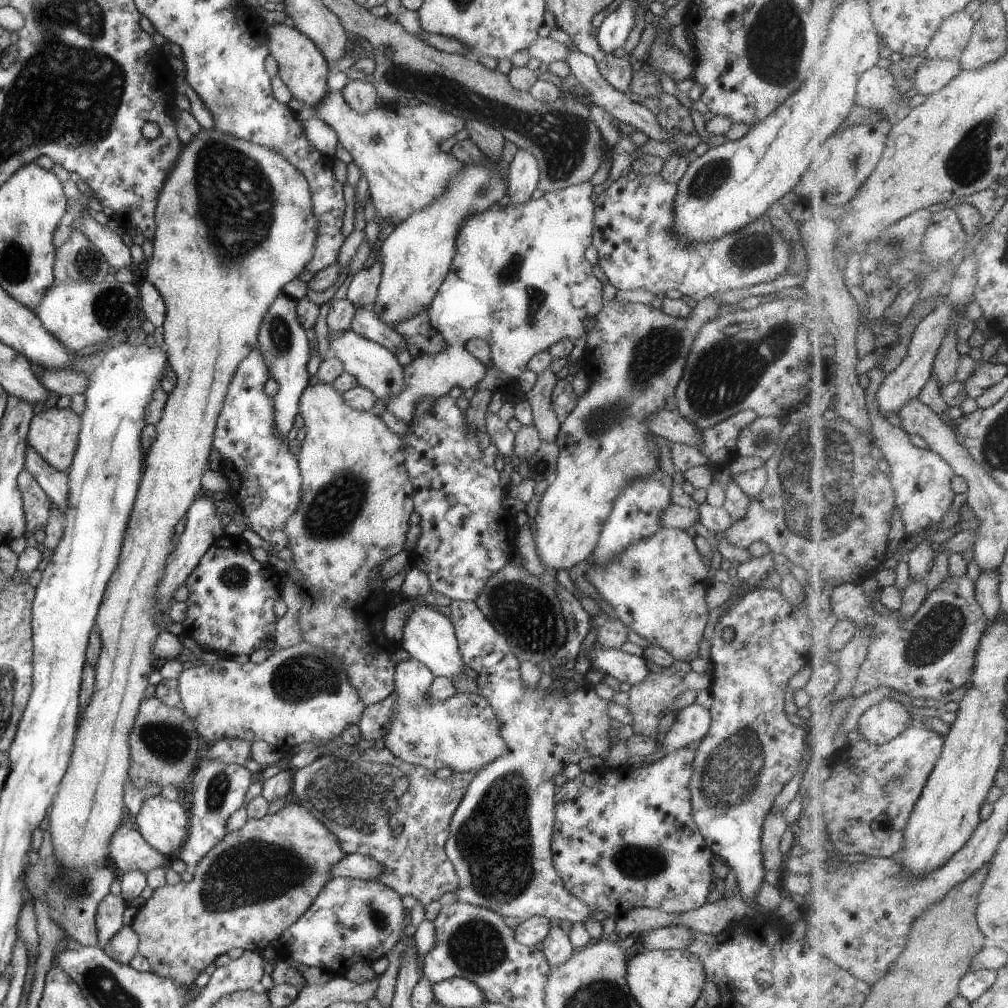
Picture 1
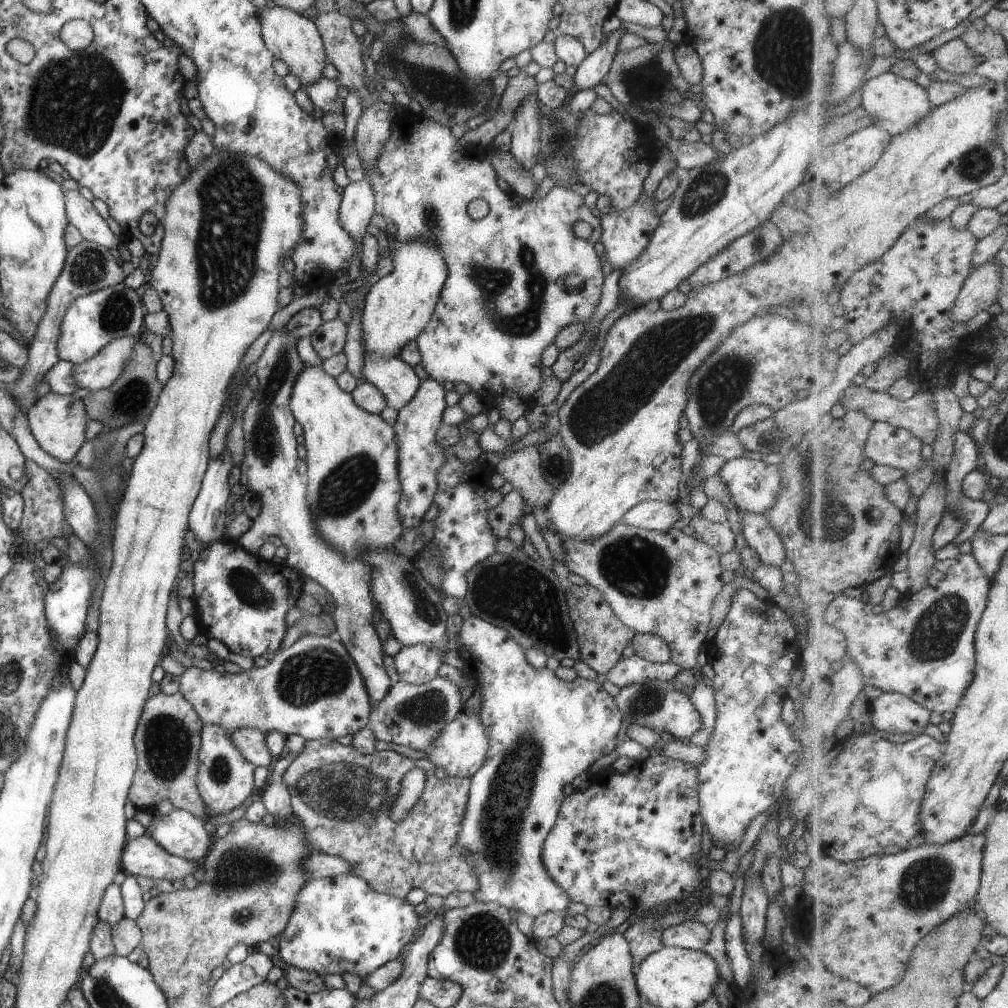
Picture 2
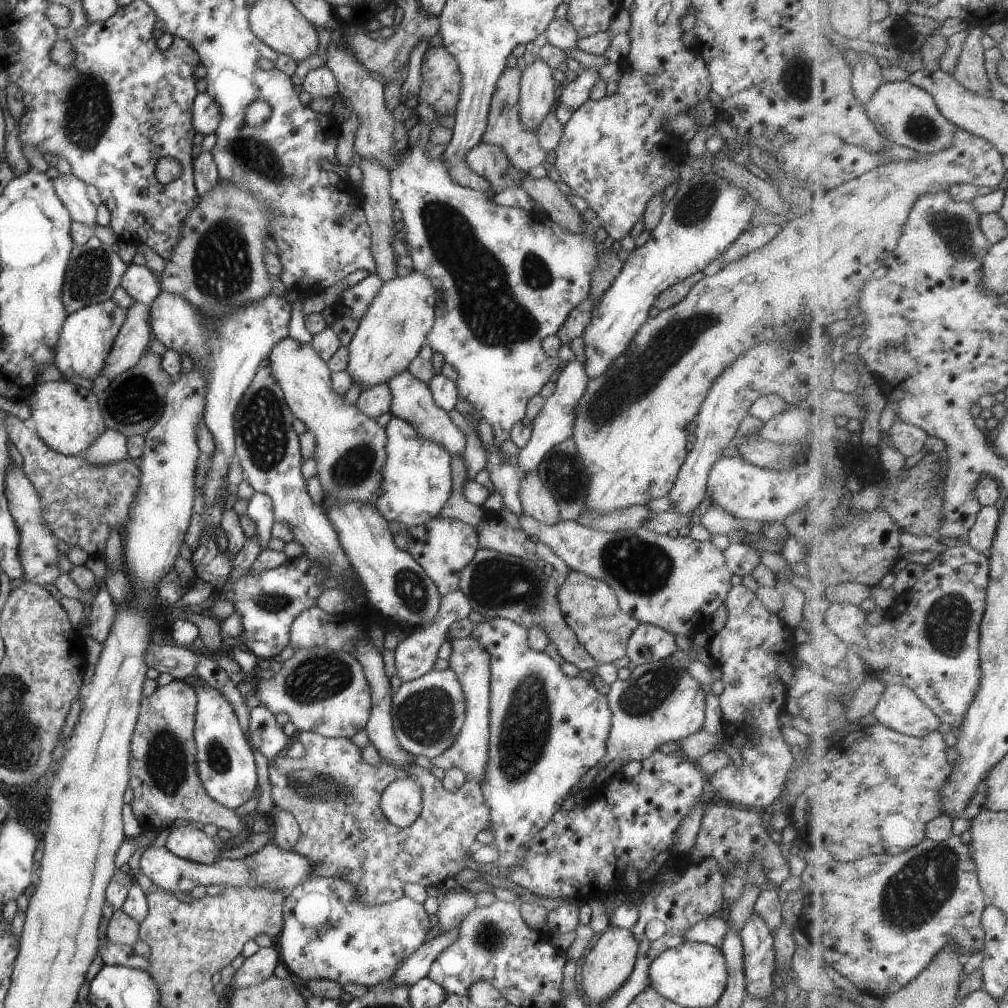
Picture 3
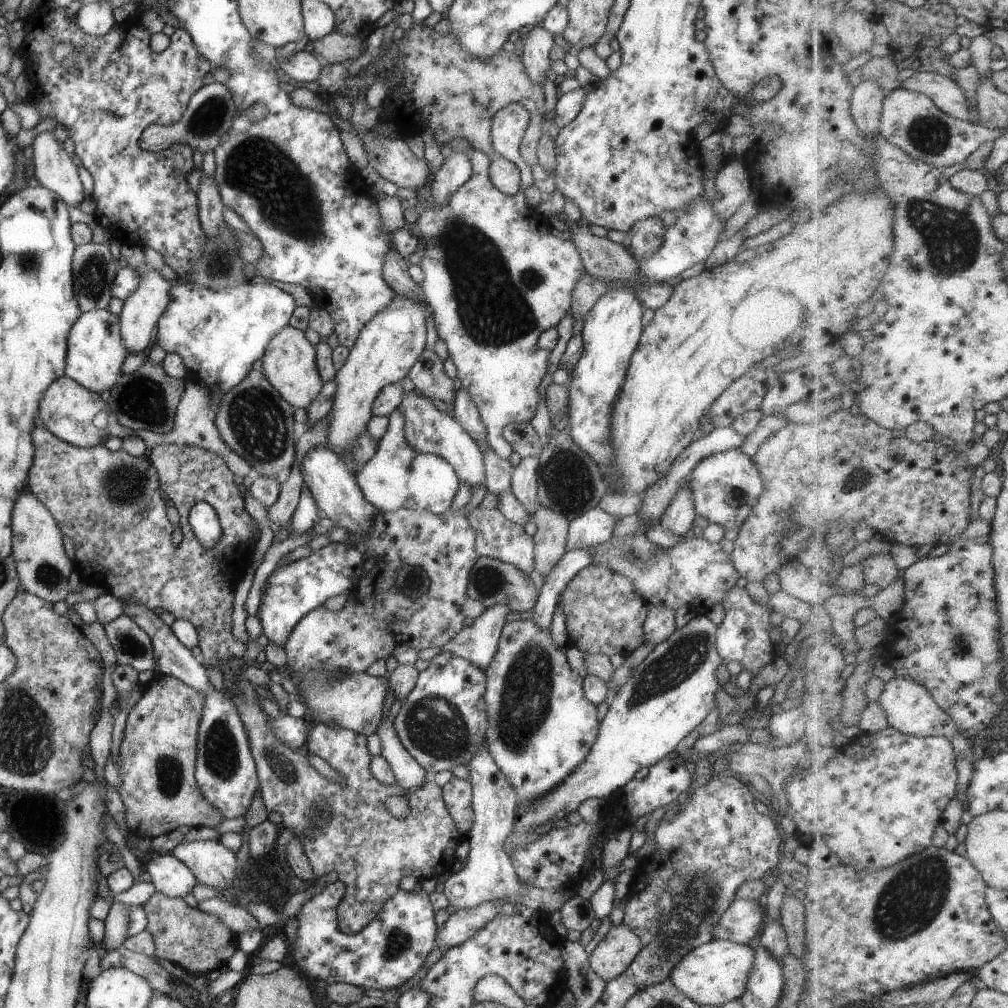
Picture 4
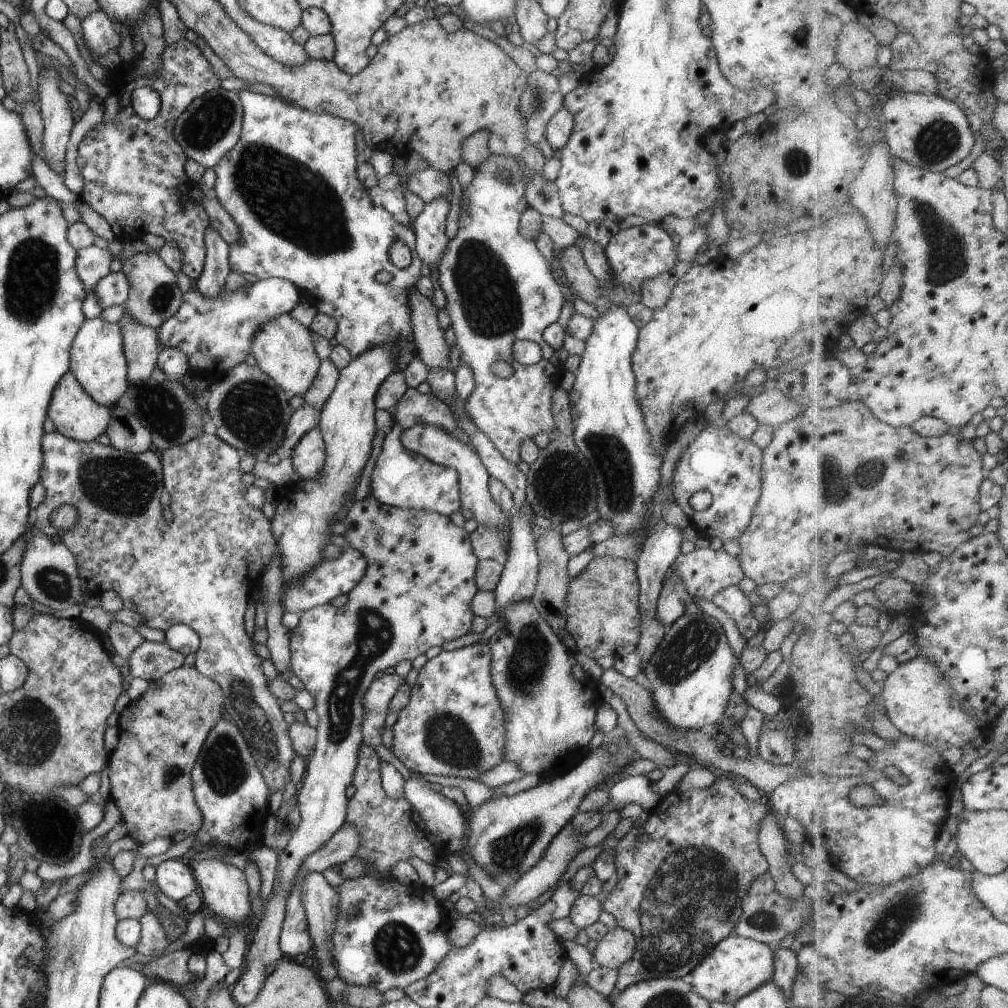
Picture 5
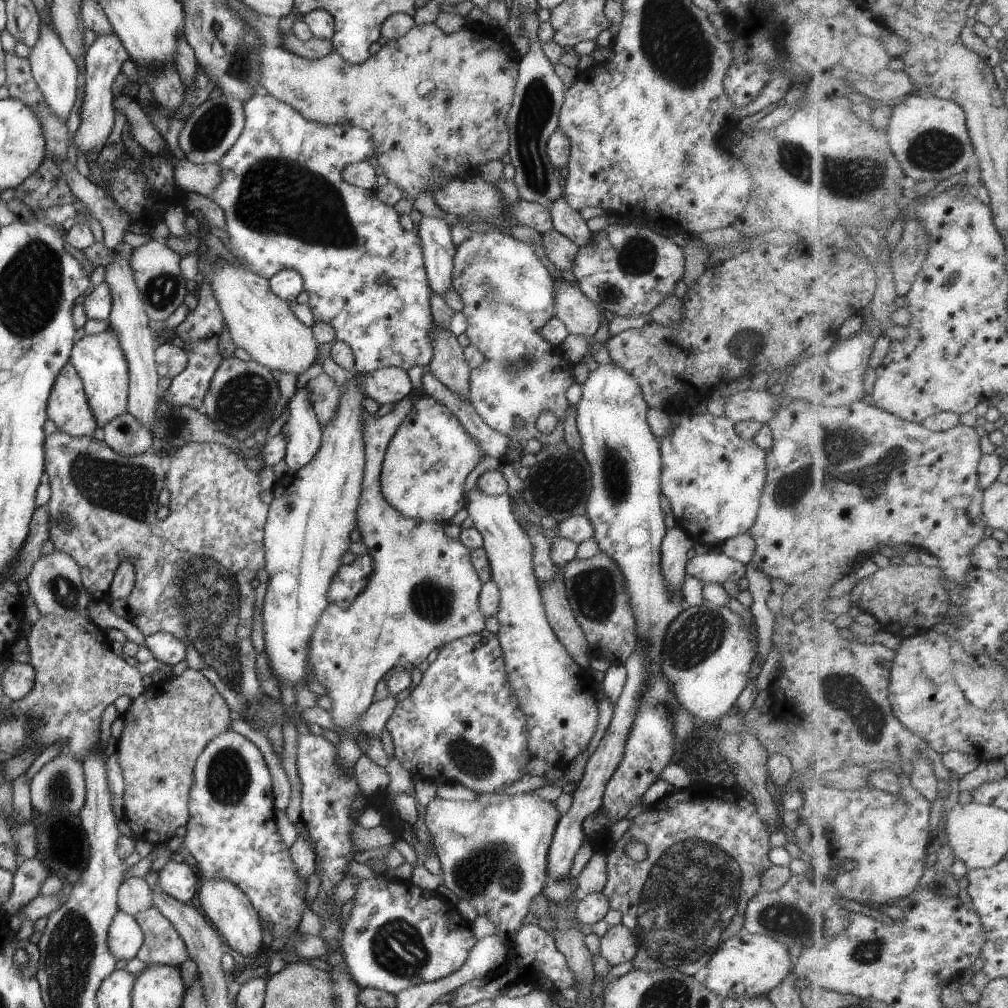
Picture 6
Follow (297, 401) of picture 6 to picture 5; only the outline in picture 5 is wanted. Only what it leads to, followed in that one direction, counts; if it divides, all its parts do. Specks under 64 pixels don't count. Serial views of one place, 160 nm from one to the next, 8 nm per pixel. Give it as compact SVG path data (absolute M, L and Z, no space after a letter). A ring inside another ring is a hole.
M318 428L307 430L291 454L293 470L302 480L315 480L325 464L325 446Z

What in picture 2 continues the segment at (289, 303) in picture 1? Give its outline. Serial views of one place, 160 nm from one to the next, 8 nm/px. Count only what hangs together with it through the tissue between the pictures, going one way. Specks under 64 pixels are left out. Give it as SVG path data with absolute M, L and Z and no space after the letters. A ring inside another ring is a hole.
M285 325L276 327L258 362L255 362L253 373L257 376L259 385L241 414L245 448L239 483L258 496L260 508L259 515L252 519L249 530L237 541L250 554L257 554L259 547L269 536L277 536L281 545L287 549L287 566L295 574L321 585L333 597L333 636L343 644L349 657L355 662L369 696L370 706L375 706L387 694L391 680L383 668L380 640L372 625L374 603L371 599L371 566L360 559L345 560L339 552L319 540L319 534L315 532L315 522L305 502L303 477L295 468L298 459L295 448L298 440L292 432L296 421L289 410L289 396L295 376L303 367L303 362L297 354L297 338L285 330Z

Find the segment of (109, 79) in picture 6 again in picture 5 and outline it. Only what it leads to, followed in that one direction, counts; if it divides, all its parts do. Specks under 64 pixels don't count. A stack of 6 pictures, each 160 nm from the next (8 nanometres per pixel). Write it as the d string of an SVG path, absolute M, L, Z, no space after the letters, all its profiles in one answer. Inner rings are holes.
M96 9L80 21L85 45L93 59L101 59L109 50L117 51L120 41L118 27L102 9Z

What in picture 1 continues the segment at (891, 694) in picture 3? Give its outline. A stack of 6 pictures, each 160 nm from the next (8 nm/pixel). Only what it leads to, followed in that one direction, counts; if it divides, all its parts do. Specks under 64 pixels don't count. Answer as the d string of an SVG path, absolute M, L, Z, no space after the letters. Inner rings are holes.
M883 699L868 708L861 717L859 733L866 744L884 745L901 736L912 723L908 708L895 699Z

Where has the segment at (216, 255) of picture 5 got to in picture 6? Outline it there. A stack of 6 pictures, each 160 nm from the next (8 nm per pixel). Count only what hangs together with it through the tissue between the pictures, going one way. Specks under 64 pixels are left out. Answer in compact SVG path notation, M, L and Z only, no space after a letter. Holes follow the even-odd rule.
M207 280L199 281L199 283L197 307L195 310L189 311L185 320L172 330L172 333L177 334L183 340L182 350L187 358L185 369L171 379L169 387L162 392L163 398L169 406L189 406L189 408L195 408L197 411L201 409L203 398L207 394L209 380L211 380L215 368L219 366L219 362L222 360L219 352L217 352L216 339L223 330L224 323L211 286L209 286Z

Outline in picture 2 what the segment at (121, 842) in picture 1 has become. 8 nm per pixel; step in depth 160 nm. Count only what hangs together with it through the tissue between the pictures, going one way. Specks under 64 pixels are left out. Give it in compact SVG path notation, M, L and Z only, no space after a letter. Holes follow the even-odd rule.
M145 834L127 838L119 862L120 870L125 874L167 880L170 883L175 880L183 881L188 874L193 875L195 866L201 865L200 862L167 854Z

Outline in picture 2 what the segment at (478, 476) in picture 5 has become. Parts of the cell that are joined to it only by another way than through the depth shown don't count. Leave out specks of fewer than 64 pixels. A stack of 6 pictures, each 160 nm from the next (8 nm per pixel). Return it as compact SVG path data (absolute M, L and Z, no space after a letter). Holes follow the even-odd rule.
M363 354L363 366L359 381L367 381L381 392L386 407L394 410L401 410L417 392L421 380L407 364L404 364L398 357L373 356Z

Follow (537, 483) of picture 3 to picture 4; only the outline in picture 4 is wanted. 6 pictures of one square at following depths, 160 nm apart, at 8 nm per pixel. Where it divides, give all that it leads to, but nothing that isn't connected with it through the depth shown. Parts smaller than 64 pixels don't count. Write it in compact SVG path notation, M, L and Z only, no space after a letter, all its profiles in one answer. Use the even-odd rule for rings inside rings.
M537 504L532 517L537 526L532 537L535 542L533 569L545 577L566 552L568 521L559 512L553 512L551 508L545 508L541 504Z

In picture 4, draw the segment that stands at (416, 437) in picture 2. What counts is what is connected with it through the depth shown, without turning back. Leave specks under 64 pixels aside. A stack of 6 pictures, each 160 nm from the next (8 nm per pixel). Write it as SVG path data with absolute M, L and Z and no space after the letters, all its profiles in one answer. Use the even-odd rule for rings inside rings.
M393 410L387 419L387 430L378 441L375 456L354 476L365 501L379 512L405 509L437 515L448 510L459 488L453 468L439 456L421 454L409 448L404 436L403 416L399 410Z

